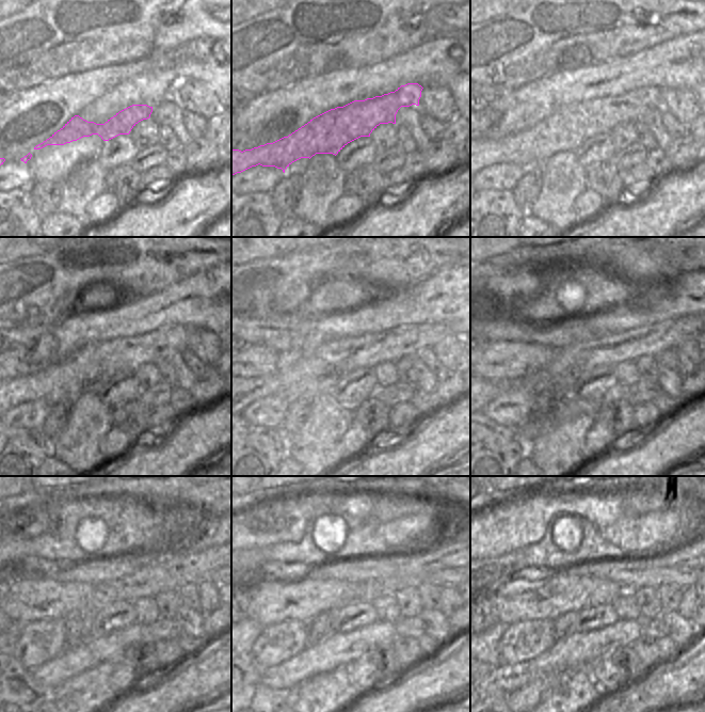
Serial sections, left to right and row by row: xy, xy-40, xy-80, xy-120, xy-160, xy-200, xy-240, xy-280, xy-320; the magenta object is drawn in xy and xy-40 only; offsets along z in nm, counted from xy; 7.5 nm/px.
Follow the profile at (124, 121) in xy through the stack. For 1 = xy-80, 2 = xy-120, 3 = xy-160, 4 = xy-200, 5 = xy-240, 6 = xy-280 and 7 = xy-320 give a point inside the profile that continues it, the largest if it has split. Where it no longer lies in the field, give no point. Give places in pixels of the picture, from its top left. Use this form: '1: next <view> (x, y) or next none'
1: next xy-80 (566, 129)
2: next xy-120 (61, 383)
3: next xy-160 (318, 370)
4: next xy-200 (558, 377)
5: next xy-240 (170, 573)
6: next xy-280 (412, 569)
7: next xy-320 (687, 553)

